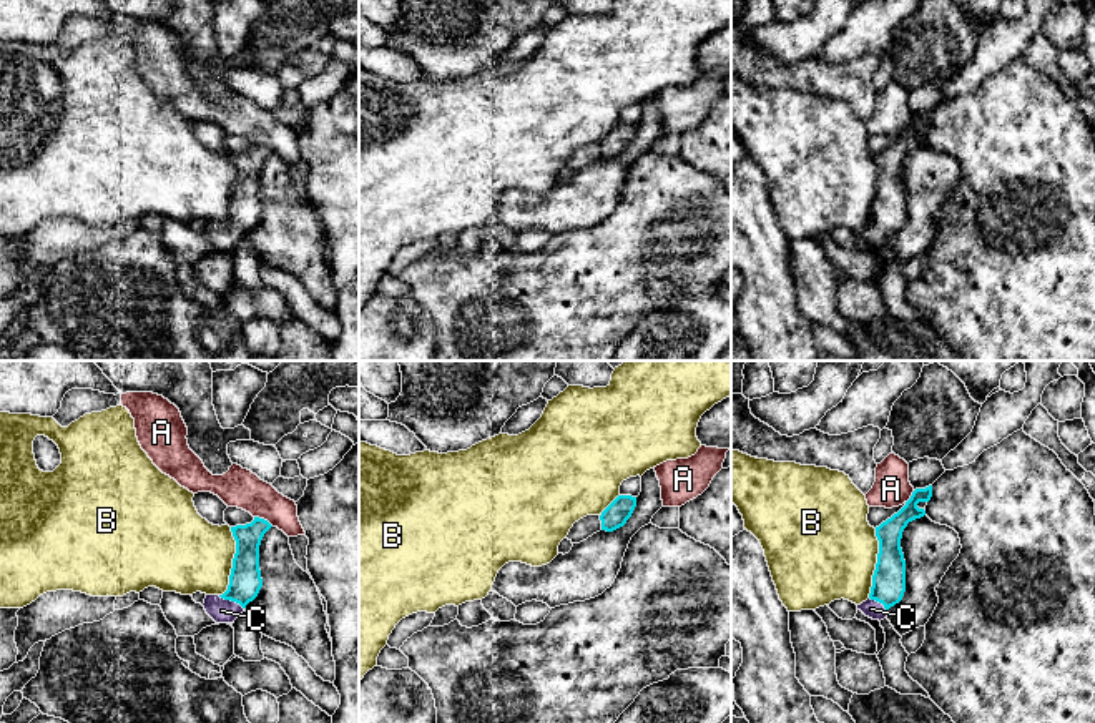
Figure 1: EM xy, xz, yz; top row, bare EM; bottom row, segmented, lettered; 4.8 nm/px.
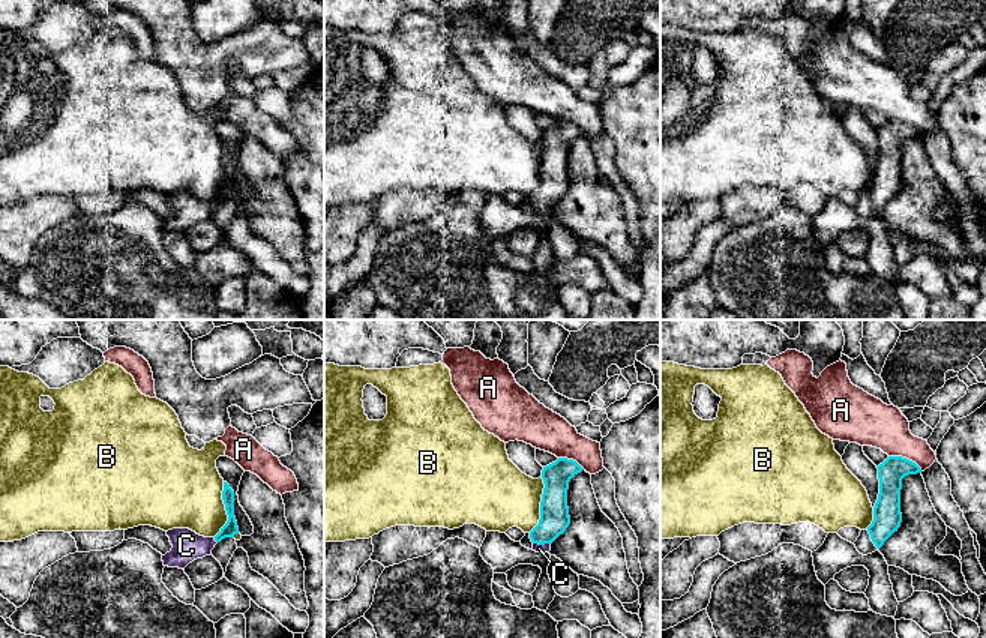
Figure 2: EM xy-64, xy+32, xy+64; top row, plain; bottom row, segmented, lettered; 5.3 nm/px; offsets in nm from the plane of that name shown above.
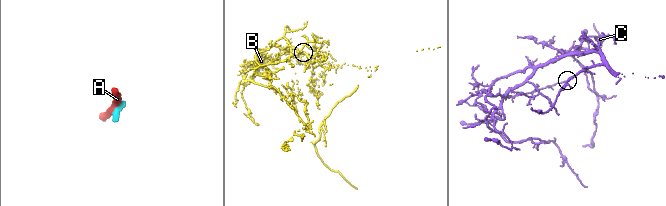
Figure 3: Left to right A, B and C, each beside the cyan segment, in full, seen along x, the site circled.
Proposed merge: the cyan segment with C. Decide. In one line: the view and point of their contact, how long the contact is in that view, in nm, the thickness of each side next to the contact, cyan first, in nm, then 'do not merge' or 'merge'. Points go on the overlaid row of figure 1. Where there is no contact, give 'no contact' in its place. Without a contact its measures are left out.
contact xy (231, 600); length 140 nm; calibres 160 and 120 nm; merge

